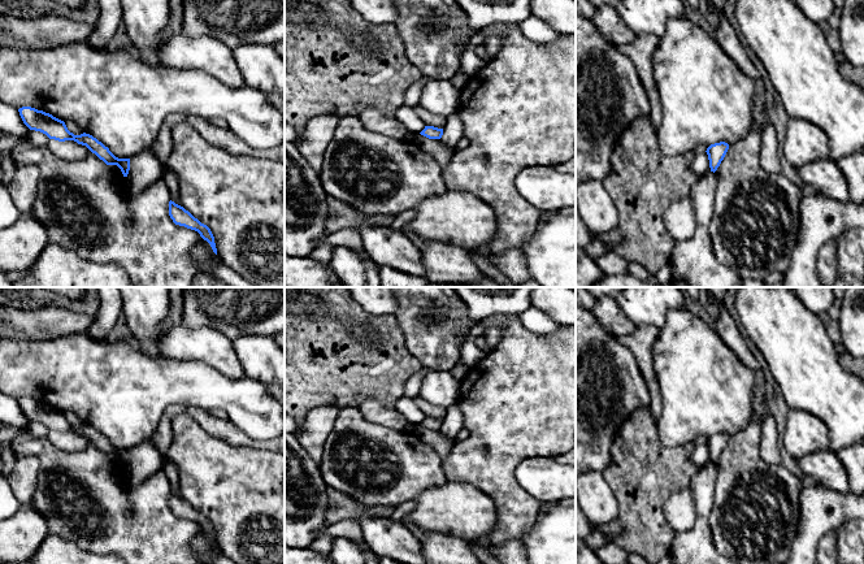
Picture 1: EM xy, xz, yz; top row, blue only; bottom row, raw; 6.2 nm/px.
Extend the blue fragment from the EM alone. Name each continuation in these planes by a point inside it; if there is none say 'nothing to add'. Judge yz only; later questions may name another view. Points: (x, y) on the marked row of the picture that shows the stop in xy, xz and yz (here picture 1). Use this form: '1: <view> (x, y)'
nothing to add

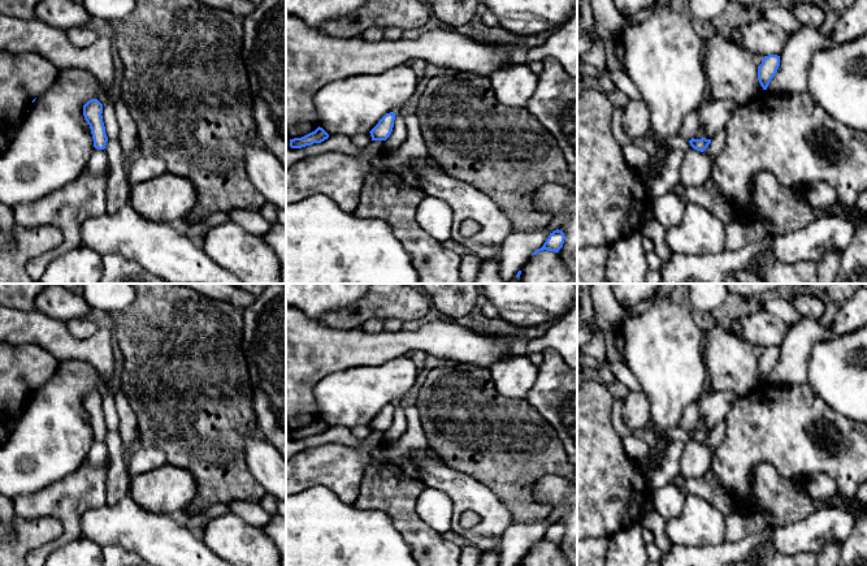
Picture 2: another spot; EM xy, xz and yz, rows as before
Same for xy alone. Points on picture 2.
nothing to add

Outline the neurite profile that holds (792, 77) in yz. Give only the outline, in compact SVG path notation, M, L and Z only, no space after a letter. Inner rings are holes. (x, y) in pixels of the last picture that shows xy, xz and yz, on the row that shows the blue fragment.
M810 26L790 31L780 55L780 66L767 90L781 96L807 92L809 69L814 53L835 46L831 35L823 35Z

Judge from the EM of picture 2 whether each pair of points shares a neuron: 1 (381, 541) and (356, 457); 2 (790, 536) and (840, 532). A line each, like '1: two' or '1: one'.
1: two
2: one

